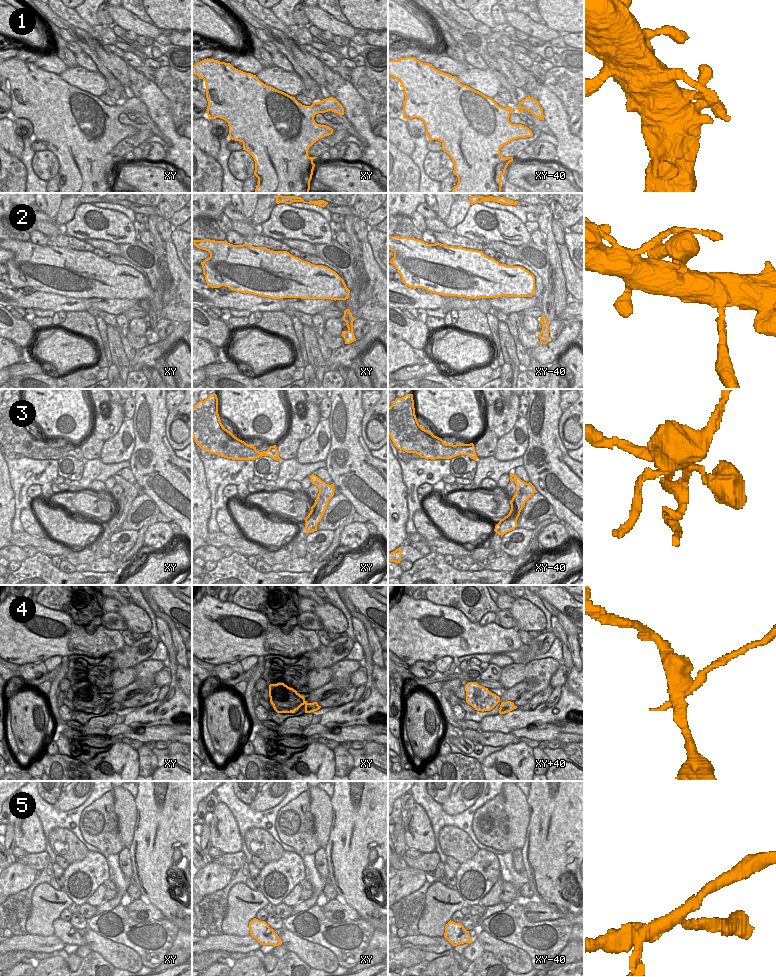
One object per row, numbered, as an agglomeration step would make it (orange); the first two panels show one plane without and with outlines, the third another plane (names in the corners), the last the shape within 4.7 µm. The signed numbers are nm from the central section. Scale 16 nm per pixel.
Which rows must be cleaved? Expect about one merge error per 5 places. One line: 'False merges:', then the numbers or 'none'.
False merges: 3

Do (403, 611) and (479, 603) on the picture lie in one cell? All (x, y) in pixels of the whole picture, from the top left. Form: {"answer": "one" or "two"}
{"answer": "two"}

